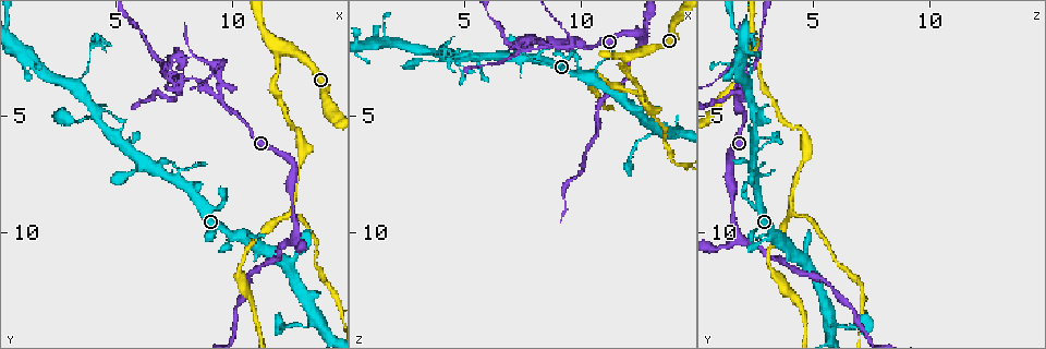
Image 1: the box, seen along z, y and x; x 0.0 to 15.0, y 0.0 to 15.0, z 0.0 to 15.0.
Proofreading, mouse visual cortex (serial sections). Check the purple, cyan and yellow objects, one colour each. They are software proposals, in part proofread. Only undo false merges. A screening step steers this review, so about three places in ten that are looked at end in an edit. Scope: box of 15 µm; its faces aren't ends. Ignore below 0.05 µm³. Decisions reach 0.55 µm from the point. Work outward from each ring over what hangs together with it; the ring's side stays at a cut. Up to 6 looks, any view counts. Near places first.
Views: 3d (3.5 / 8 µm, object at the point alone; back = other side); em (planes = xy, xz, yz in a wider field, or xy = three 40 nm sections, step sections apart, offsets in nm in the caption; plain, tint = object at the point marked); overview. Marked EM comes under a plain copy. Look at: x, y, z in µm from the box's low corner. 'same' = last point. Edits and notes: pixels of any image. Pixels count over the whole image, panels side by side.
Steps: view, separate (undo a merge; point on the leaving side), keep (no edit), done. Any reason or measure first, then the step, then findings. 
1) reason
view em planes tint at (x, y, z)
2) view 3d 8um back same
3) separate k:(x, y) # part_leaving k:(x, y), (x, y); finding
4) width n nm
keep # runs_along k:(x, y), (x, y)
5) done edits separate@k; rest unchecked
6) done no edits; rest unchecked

view 3d 3.5um at (9.6, 4.3, 1.7)

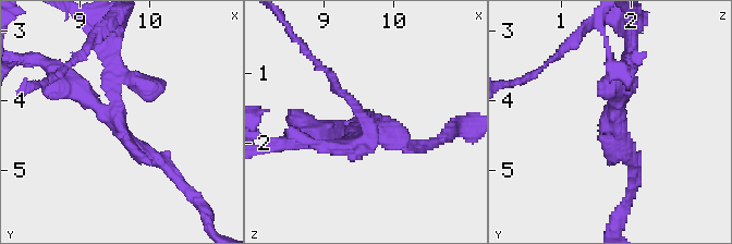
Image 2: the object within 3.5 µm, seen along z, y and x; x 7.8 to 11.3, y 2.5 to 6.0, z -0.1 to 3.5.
view em xy step 1 tint at (9.45, 4.35, 1.85)

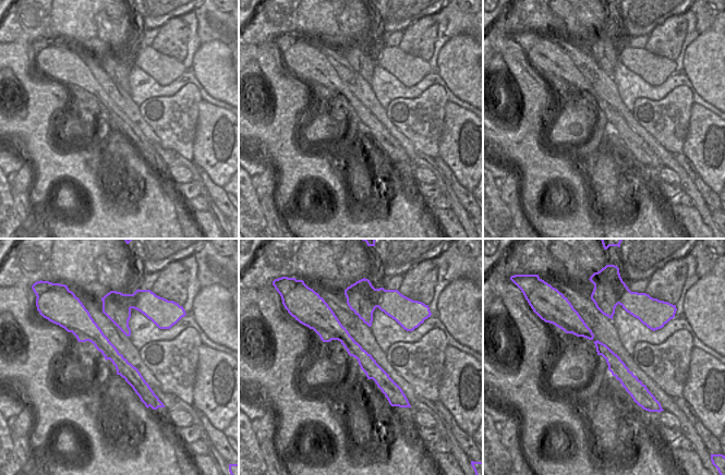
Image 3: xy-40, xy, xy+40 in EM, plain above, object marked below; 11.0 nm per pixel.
separate 2:(144, 94) # two cells meet here

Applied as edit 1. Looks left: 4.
abrupt turn
view 3d 8um at (12.0, 2.3, 2.4)

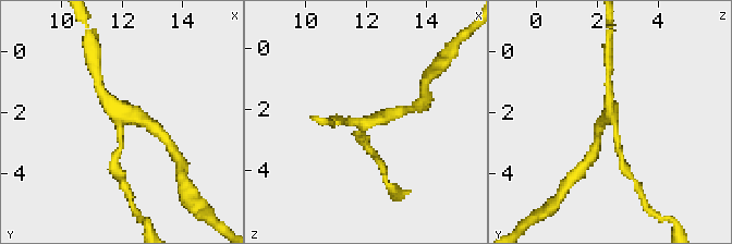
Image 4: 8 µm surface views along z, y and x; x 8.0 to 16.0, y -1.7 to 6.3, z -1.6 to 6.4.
closer look
view 3d 3.5um at (12.1, 2.2, 2.4)

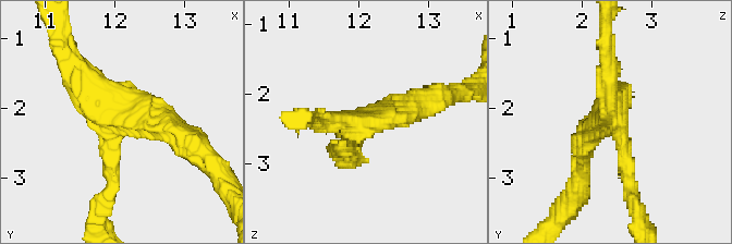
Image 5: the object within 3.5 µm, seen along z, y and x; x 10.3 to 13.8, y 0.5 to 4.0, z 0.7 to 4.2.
arms 3; arm_widths 200, 300, 350 nm
view em xy step 5 tint at (12.10, 2.20, 2.35)

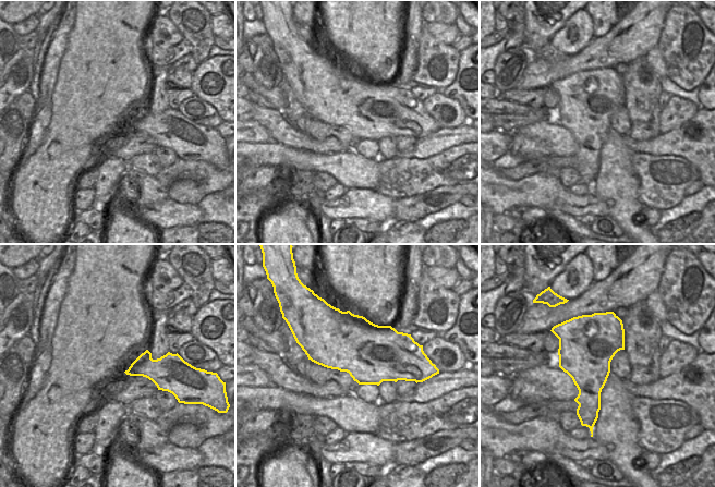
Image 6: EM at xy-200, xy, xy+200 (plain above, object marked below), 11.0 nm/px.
keep # all the same cell

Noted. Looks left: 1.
done edits separate@2; rest unchecked

